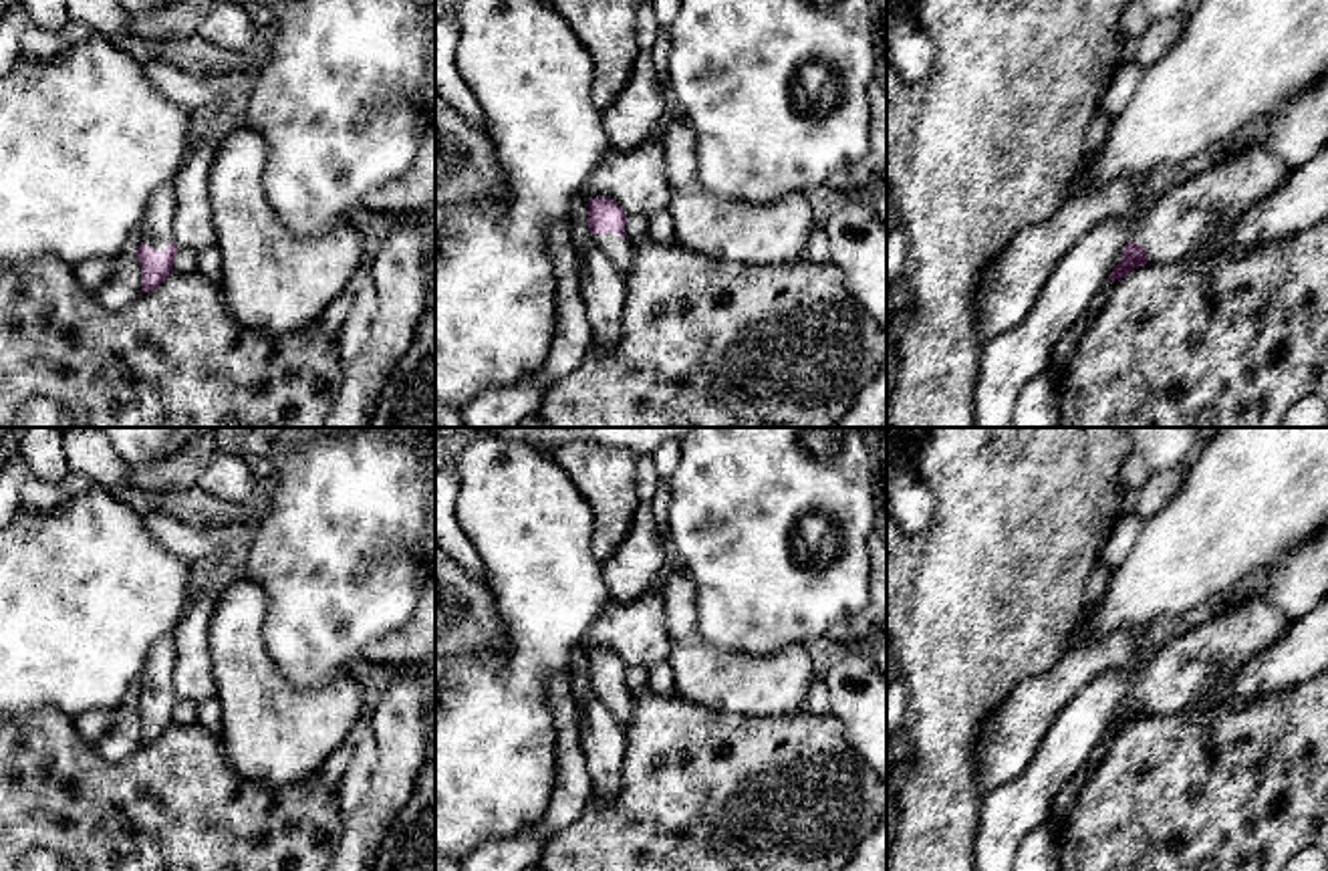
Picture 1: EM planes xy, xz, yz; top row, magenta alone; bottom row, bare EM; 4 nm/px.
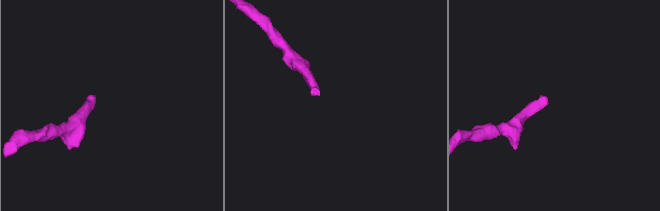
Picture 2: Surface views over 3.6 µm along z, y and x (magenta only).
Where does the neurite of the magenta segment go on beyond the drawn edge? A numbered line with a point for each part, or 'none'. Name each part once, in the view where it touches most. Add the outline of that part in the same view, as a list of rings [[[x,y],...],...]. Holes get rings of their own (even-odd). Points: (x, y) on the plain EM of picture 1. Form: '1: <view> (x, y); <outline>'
1: xy (156, 676); [[[163,635],[151,649],[141,669],[141,694],[151,702],[163,704],[173,692],[175,639]]]

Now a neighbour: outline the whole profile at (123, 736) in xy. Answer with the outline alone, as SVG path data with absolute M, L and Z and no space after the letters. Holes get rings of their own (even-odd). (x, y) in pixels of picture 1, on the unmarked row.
M123 702L111 720L105 736L95 744L97 754L107 762L121 762L141 746L141 716L135 704Z

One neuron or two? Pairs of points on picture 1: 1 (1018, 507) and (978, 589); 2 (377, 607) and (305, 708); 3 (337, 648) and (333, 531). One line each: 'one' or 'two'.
1: one
2: two
3: one

